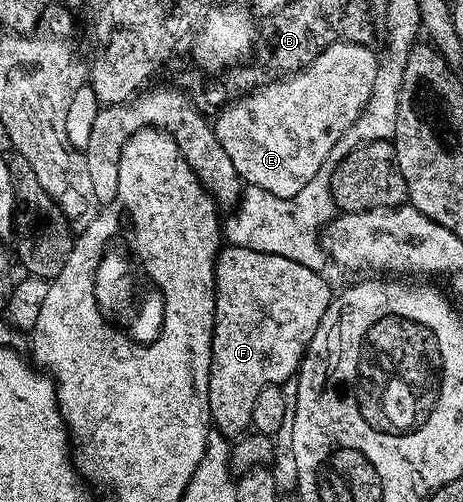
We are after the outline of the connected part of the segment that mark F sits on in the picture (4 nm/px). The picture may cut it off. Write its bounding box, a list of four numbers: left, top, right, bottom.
[209,245,335,437]

